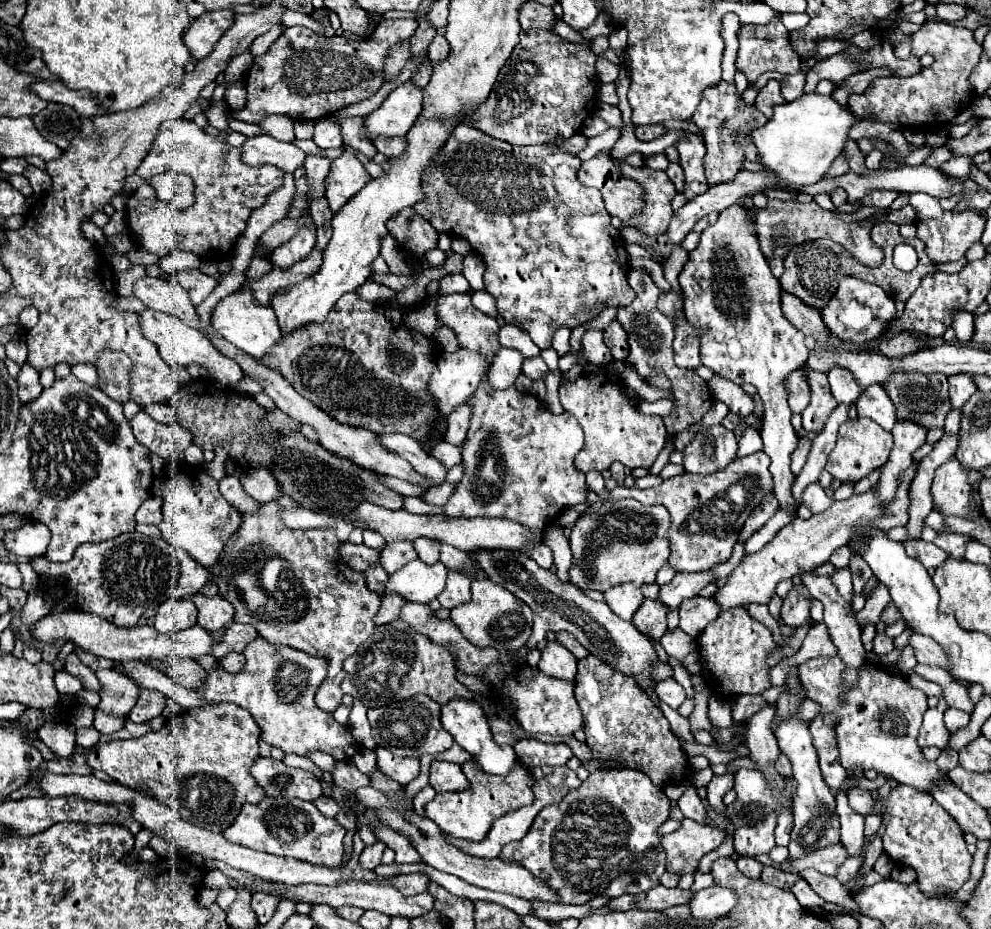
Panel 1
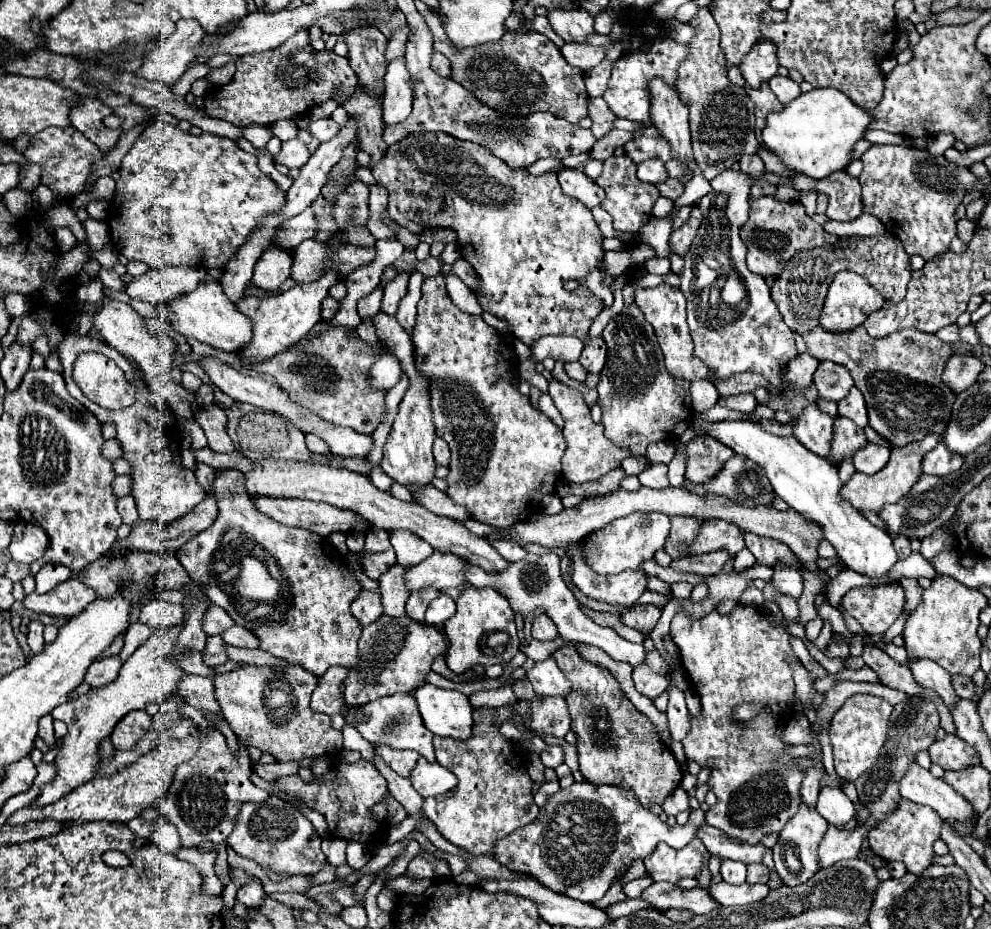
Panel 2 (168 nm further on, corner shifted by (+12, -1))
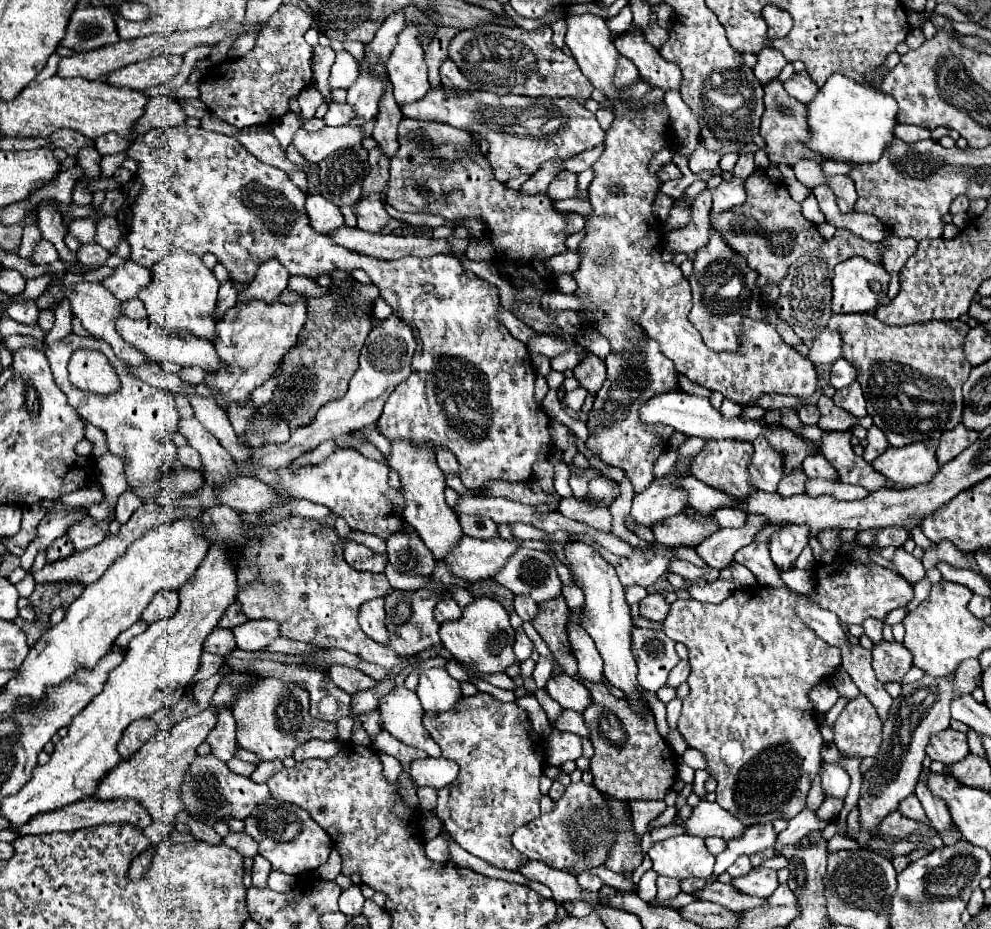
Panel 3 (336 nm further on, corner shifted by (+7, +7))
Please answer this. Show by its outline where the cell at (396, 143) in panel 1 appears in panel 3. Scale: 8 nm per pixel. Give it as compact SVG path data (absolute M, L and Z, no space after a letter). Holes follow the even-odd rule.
M438 86L428 90L416 104L406 104L402 114L404 118L434 120L478 134L488 146L488 160L500 182L520 174L534 174L546 160L572 158L604 142L604 130L596 116L572 98L496 96L482 90L464 92Z

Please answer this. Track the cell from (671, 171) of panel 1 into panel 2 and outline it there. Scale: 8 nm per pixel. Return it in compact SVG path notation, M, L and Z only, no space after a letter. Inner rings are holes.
M669 178L669 180L663 182L663 184L659 184L657 188L659 188L661 196L665 196L665 198L669 198L669 200L677 200L677 198L683 194L683 184L681 184L679 180L673 180L673 178Z

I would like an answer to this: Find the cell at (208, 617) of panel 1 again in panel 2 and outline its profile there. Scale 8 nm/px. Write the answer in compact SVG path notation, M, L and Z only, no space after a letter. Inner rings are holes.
M211 606L207 608L205 612L205 618L203 618L203 630L207 636L213 636L213 634L223 634L227 628L231 628L235 622L233 618L219 606Z

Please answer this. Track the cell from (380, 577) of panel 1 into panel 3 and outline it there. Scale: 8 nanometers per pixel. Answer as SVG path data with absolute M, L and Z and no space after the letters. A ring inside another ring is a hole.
M372 598L370 602L364 602L358 610L358 622L372 640L380 644L388 642L388 632L384 626L384 598Z

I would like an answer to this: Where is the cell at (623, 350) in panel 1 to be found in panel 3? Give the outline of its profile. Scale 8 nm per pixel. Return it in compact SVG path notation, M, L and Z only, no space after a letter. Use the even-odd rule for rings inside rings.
M588 354L576 368L574 376L580 380L580 386L584 386L588 392L596 392L606 378L606 364L596 354Z

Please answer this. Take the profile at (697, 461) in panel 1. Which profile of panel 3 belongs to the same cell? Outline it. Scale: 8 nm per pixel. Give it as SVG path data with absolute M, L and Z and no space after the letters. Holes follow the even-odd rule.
M706 440L704 448L692 462L692 476L700 482L706 482L712 488L718 488L730 496L744 498L754 488L748 482L748 462L752 456L752 444L750 442L730 442L730 440Z

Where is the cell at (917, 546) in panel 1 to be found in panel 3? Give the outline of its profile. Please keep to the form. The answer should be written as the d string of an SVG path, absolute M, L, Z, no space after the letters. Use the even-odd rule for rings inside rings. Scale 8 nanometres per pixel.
M892 526L892 528L882 528L882 530L876 534L876 542L874 542L872 550L880 552L880 550L886 548L886 546L900 548L908 538L910 538L910 534L908 534L908 530L904 530L904 528L896 528L896 526Z

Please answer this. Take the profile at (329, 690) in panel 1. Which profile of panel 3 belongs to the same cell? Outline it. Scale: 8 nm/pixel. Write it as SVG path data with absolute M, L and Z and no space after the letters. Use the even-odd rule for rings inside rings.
M330 666L326 676L338 686L342 688L344 692L348 694L356 694L360 690L368 690L368 688L374 688L376 686L376 680L366 676L364 672L356 670L356 668L348 668L348 666Z

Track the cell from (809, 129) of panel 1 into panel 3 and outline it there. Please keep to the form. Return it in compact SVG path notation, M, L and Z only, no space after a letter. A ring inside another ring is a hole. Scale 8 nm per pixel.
M834 74L818 90L812 102L806 104L808 110L808 130L810 138L806 146L820 154L824 160L834 162L876 162L882 156L882 150L894 138L896 112L898 104L890 94L874 90L870 86L858 84L852 78Z

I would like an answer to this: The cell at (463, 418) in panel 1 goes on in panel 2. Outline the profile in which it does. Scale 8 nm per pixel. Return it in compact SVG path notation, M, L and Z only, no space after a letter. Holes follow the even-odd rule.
M435 438L433 456L435 456L435 462L439 466L449 466L449 446L447 446L447 442L443 438Z

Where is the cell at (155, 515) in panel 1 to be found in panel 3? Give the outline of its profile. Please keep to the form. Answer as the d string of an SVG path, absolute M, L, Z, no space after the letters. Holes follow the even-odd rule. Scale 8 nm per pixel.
M126 490L124 494L118 496L118 502L116 502L116 520L120 524L126 524L128 518L134 514L134 510L142 504L142 500L132 492L132 490Z

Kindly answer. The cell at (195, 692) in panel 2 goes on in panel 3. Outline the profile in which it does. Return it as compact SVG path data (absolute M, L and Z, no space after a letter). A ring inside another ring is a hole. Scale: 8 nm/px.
M218 706L218 722L208 734L206 742L212 746L212 754L222 762L228 762L236 752L236 722L228 706Z

